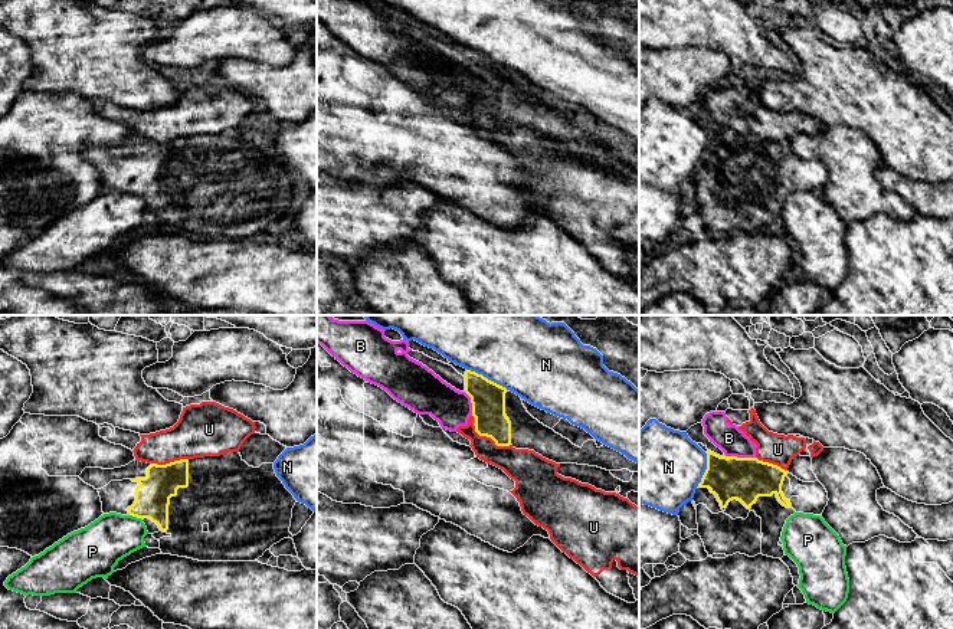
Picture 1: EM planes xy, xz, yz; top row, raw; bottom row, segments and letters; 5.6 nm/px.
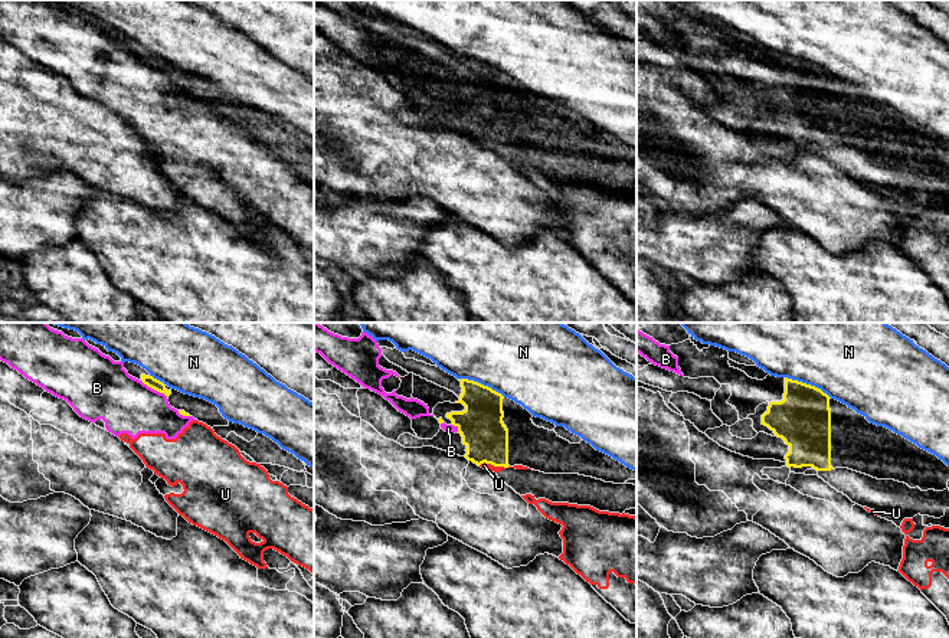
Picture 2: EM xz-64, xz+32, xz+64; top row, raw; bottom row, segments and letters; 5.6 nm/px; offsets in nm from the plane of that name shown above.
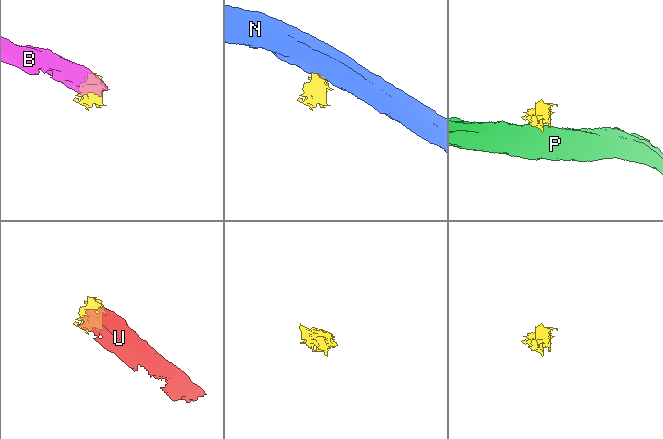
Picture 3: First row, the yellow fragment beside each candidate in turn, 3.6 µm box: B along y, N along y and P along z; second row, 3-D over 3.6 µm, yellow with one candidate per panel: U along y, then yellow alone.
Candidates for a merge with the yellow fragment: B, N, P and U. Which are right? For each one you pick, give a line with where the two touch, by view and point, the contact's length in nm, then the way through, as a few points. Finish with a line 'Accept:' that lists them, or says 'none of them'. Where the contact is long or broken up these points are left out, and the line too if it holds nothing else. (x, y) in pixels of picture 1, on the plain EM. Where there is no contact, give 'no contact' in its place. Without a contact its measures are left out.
Accept: none of them

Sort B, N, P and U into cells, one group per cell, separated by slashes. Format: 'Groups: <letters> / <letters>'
Groups: B U / N / P

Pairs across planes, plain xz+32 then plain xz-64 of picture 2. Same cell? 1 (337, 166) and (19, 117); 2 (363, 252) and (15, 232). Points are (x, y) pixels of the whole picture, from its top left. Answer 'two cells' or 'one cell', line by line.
1: one cell
2: one cell

